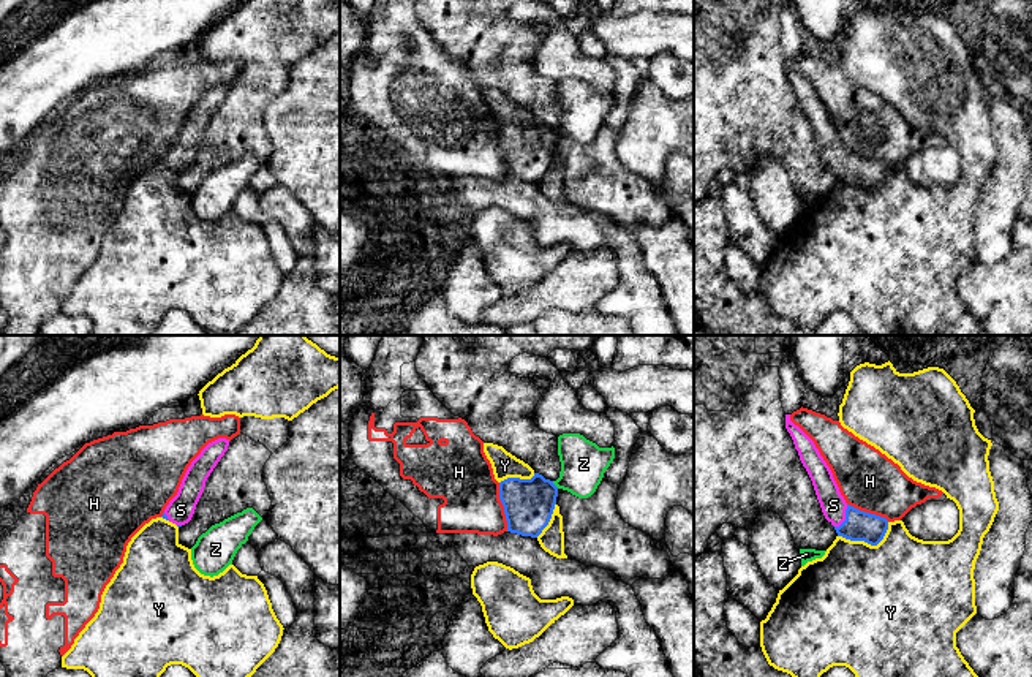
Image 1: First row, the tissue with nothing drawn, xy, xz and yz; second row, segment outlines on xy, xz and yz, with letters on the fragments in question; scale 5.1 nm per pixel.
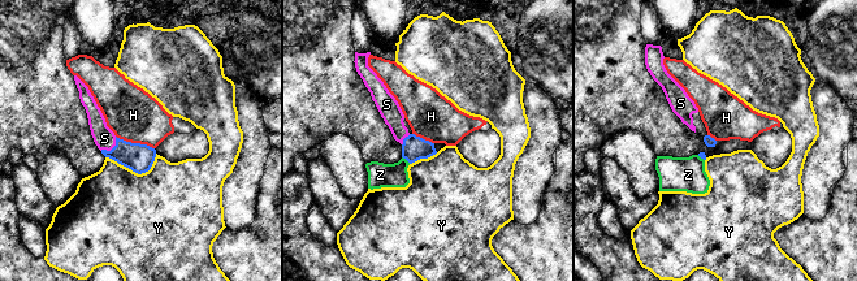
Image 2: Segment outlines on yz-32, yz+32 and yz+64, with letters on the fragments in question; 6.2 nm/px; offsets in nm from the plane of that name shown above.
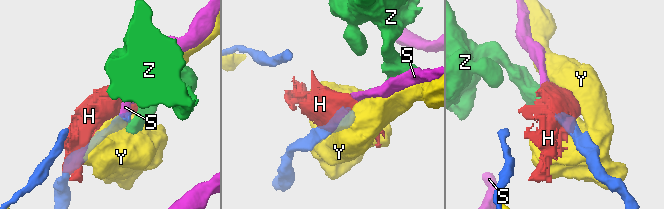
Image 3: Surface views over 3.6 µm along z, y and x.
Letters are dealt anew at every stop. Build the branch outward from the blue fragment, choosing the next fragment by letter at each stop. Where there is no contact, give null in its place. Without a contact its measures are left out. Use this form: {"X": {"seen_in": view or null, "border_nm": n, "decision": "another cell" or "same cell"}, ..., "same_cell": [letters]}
{"H": {"seen_in": "xz", "border_nm": 260, "decision": "another cell"}, "S": {"seen_in": "yz", "border_nm": 140, "decision": "same cell"}, "Y": {"seen_in": "yz", "border_nm": 280, "decision": "another cell"}, "Z": {"seen_in": "xz", "border_nm": 50, "decision": "another cell"}, "same_cell": ["S"]}

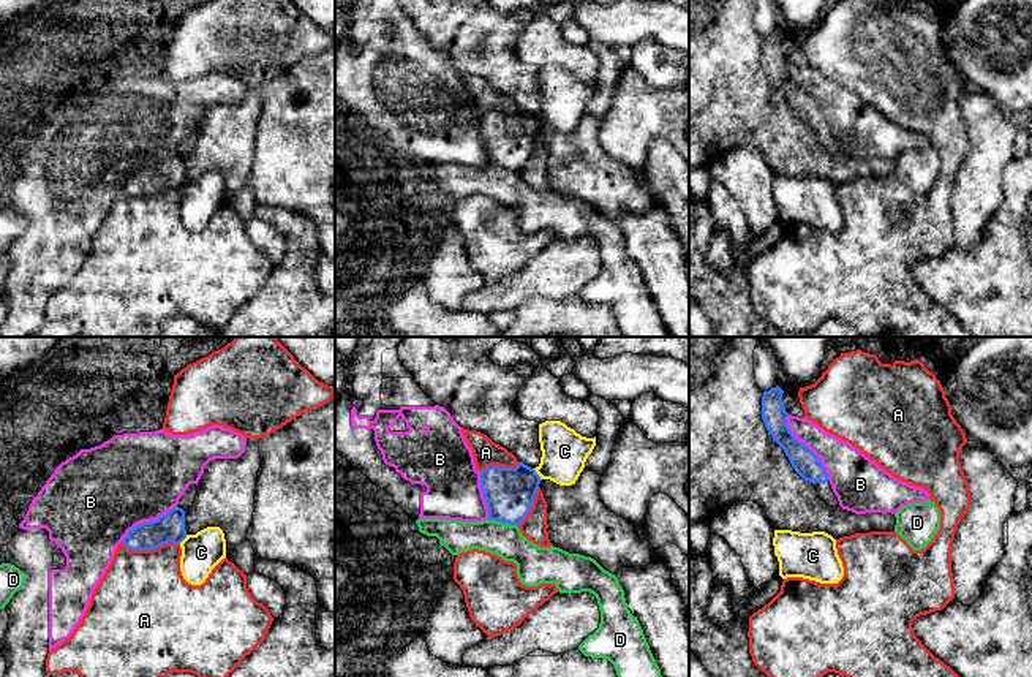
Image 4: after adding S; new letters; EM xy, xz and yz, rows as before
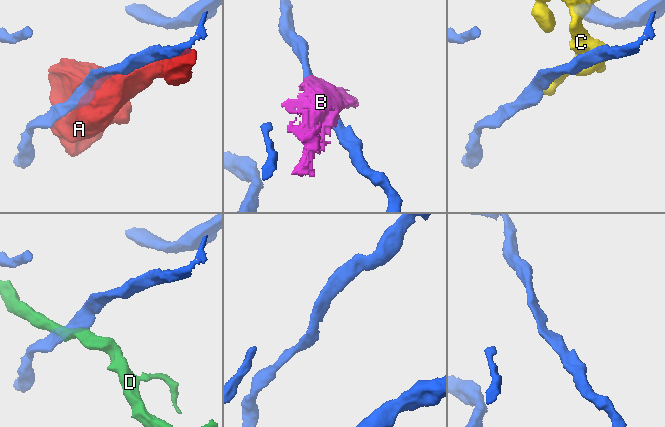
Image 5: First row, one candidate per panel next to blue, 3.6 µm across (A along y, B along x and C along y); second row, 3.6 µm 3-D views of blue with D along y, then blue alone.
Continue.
{"A": {"seen_in": "xy", "border_nm": 300, "decision": "another cell"}, "B": {"seen_in": "yz", "border_nm": 400, "decision": "another cell"}, "C": {"seen_in": "xz", "border_nm": 80, "decision": "another cell"}, "D": {"seen_in": "xz", "border_nm": 160, "decision": "another cell"}, "same_cell": []}

